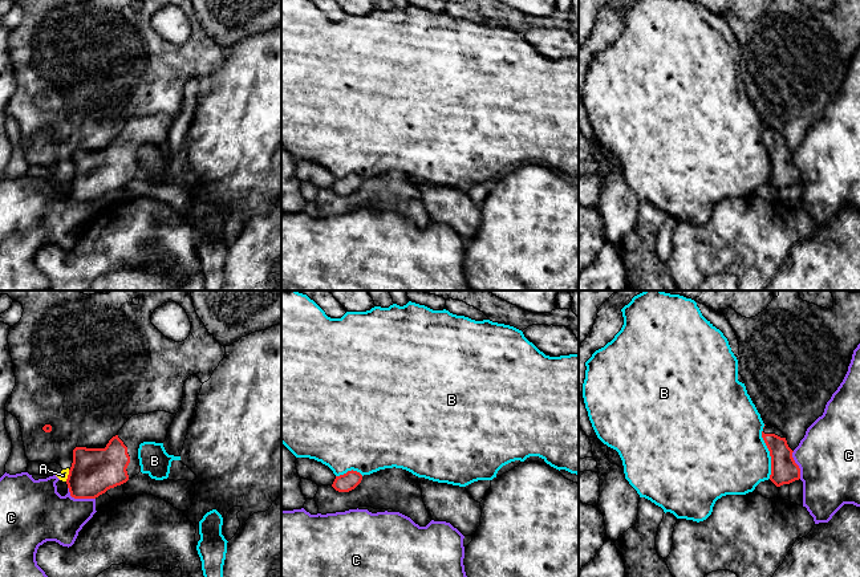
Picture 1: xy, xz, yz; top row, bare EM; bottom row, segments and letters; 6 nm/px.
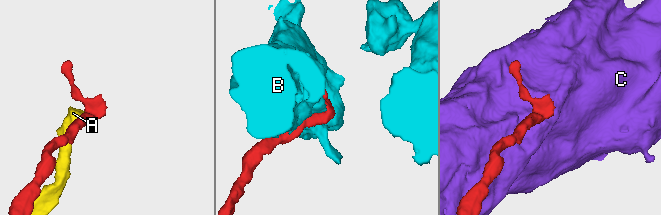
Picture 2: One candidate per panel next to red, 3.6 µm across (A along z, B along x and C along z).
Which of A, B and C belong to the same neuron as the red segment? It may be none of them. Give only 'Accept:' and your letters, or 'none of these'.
Accept: none of these

